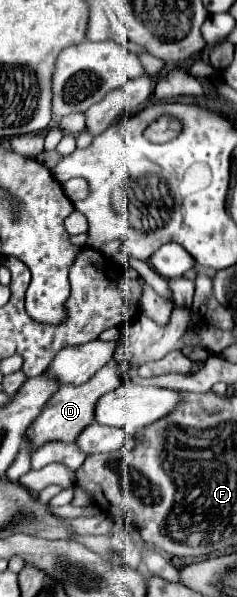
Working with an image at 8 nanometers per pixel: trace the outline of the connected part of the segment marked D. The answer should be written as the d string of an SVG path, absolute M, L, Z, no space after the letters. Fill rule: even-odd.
M111 361L107 367L99 369L87 383L81 385L63 385L43 407L39 419L27 429L27 437L31 439L33 447L37 449L39 445L51 441L51 439L61 439L61 441L75 441L85 427L95 423L95 405L97 401L109 393L115 391L123 383L123 371L119 369L117 361Z

